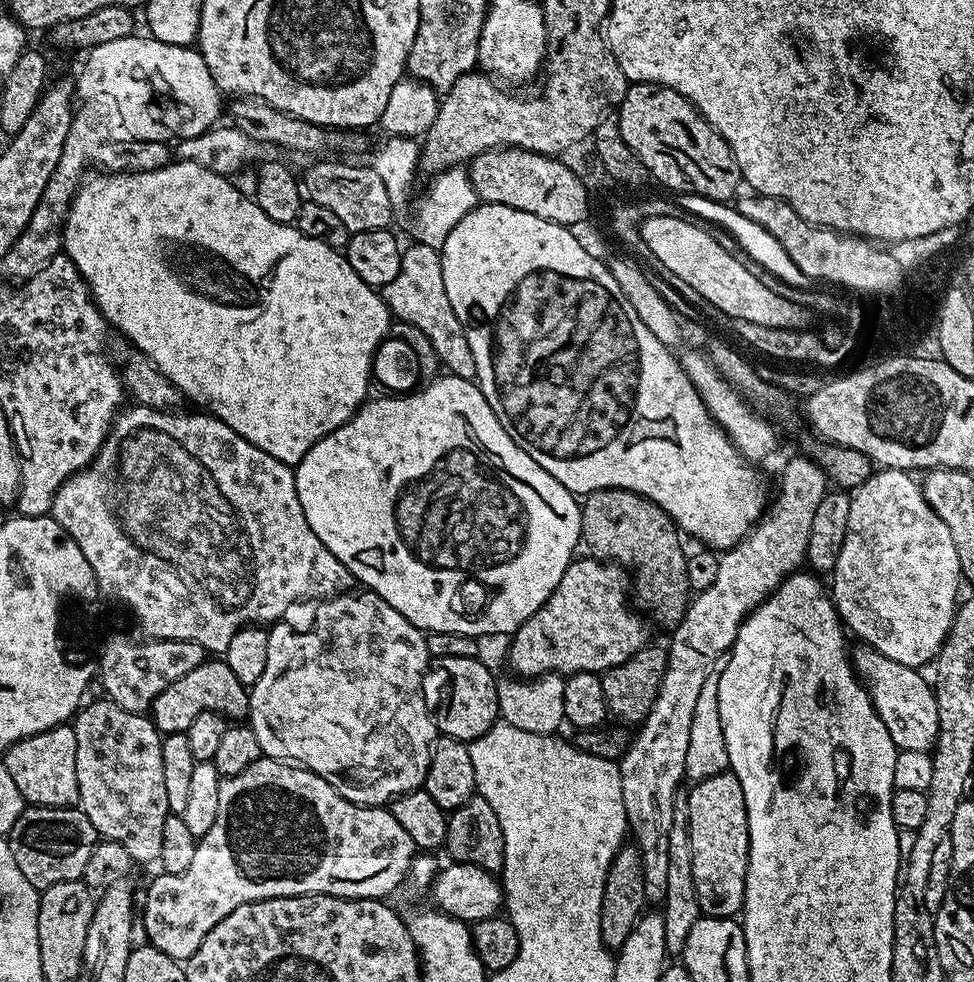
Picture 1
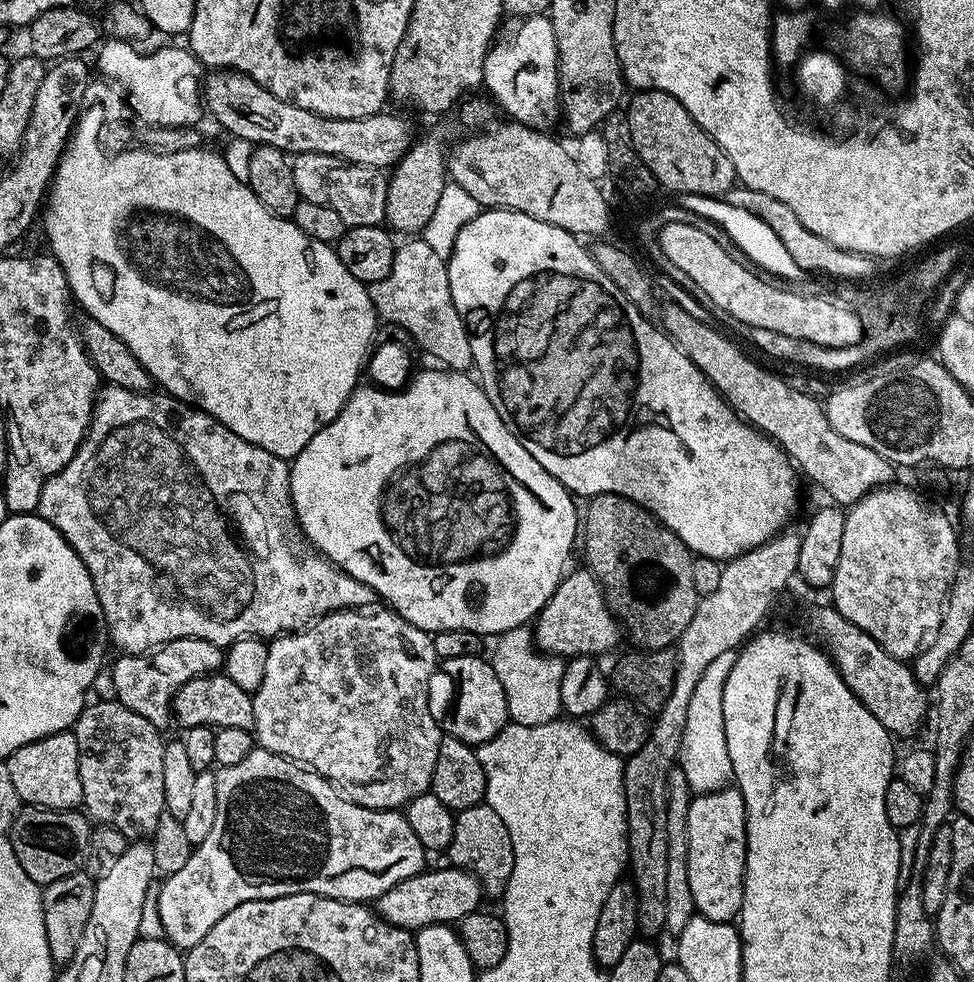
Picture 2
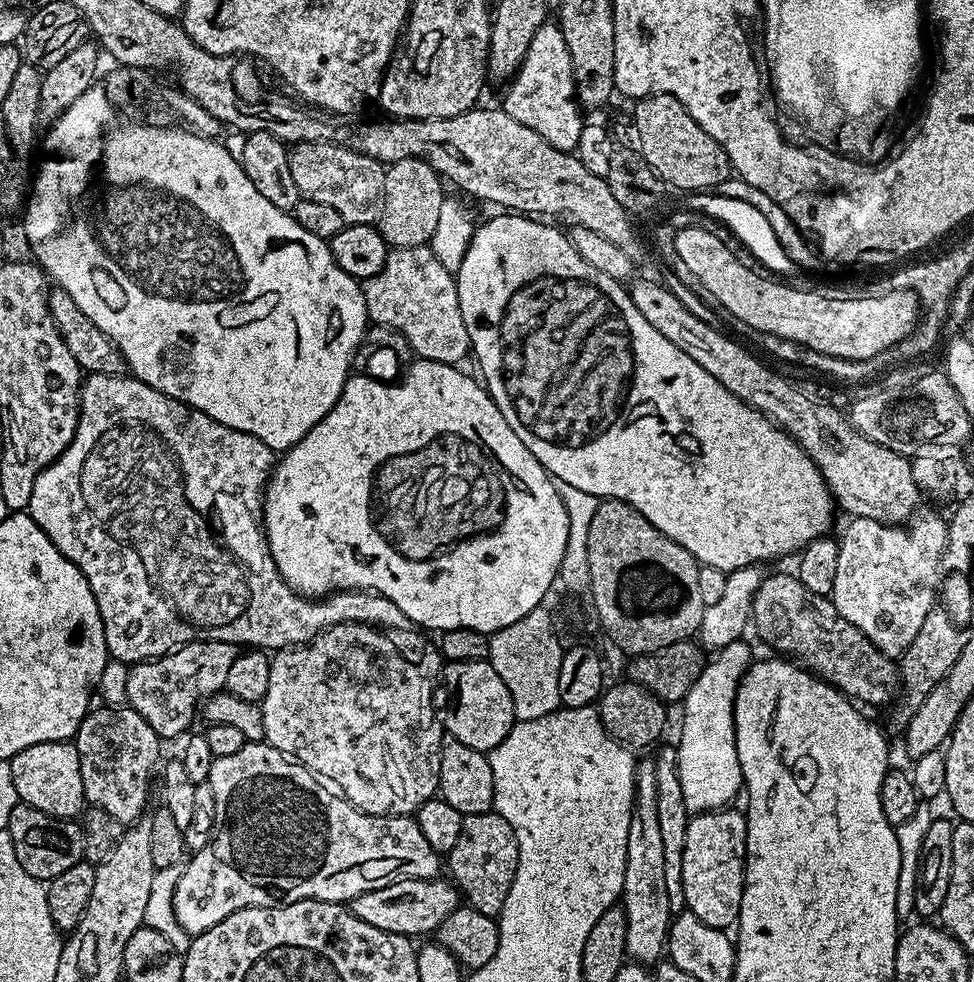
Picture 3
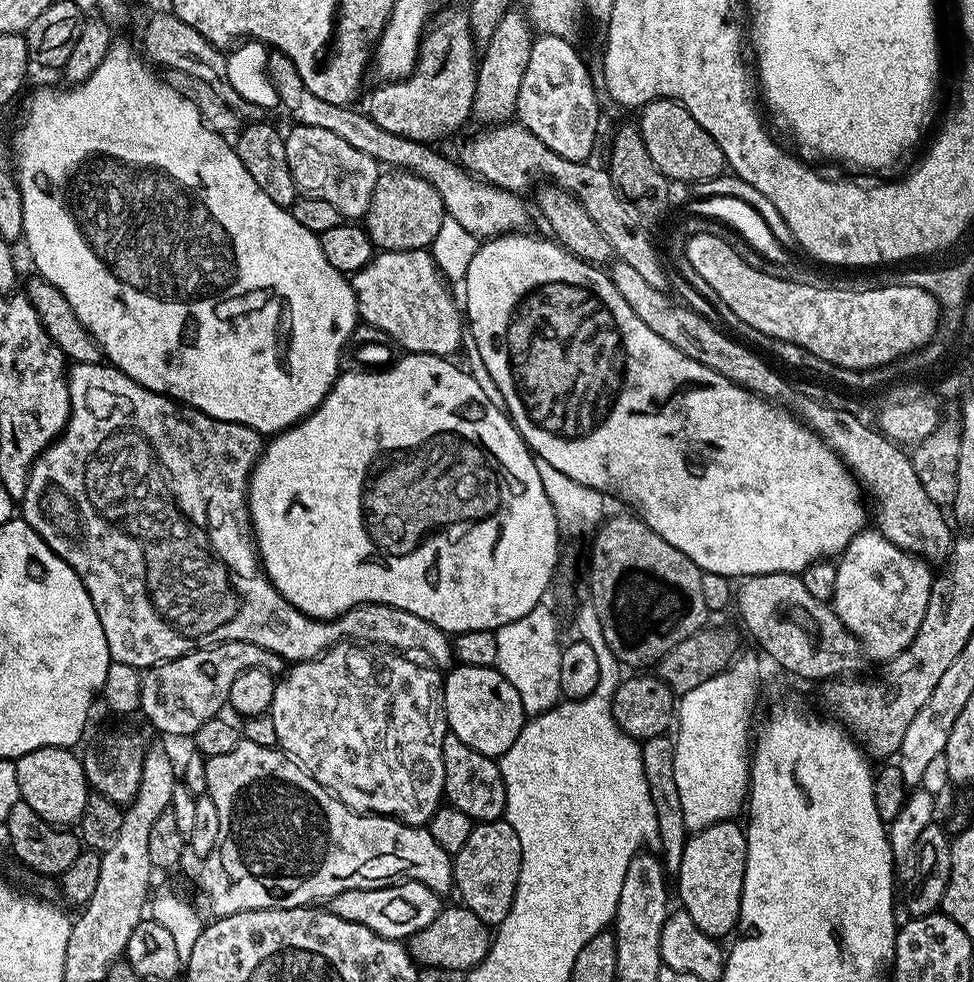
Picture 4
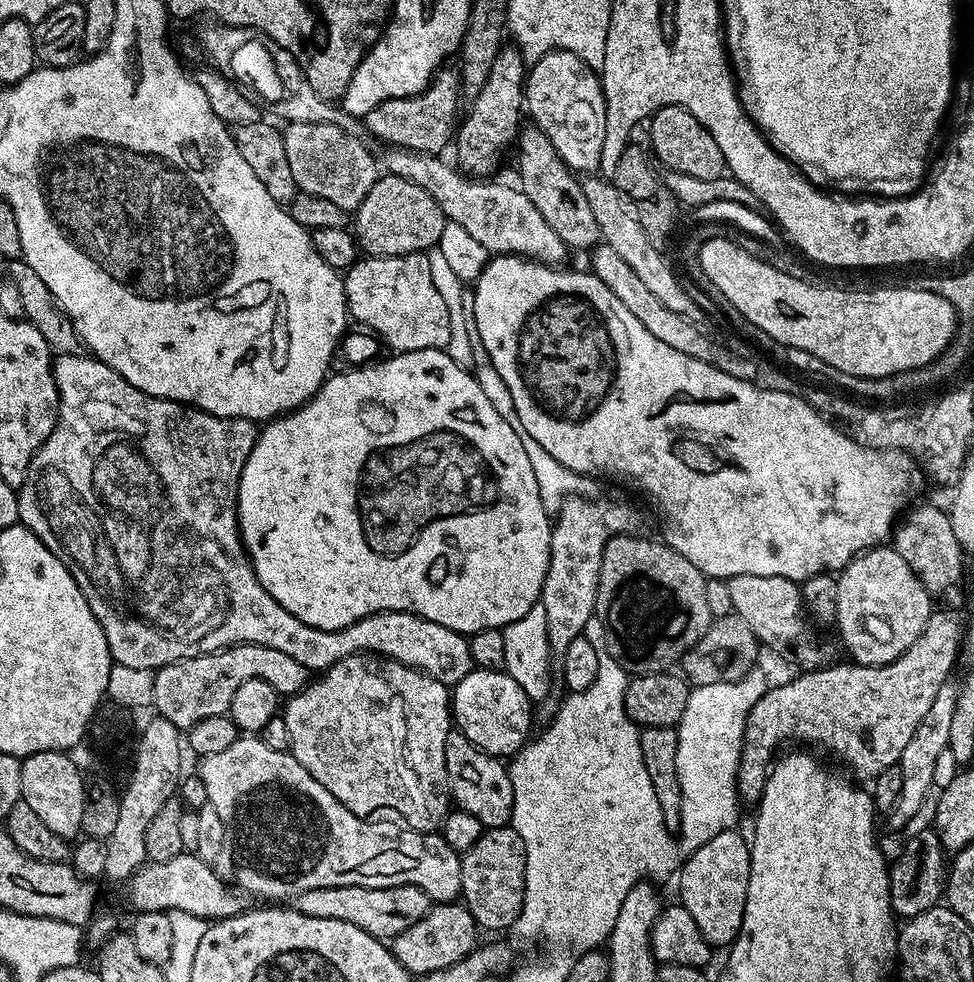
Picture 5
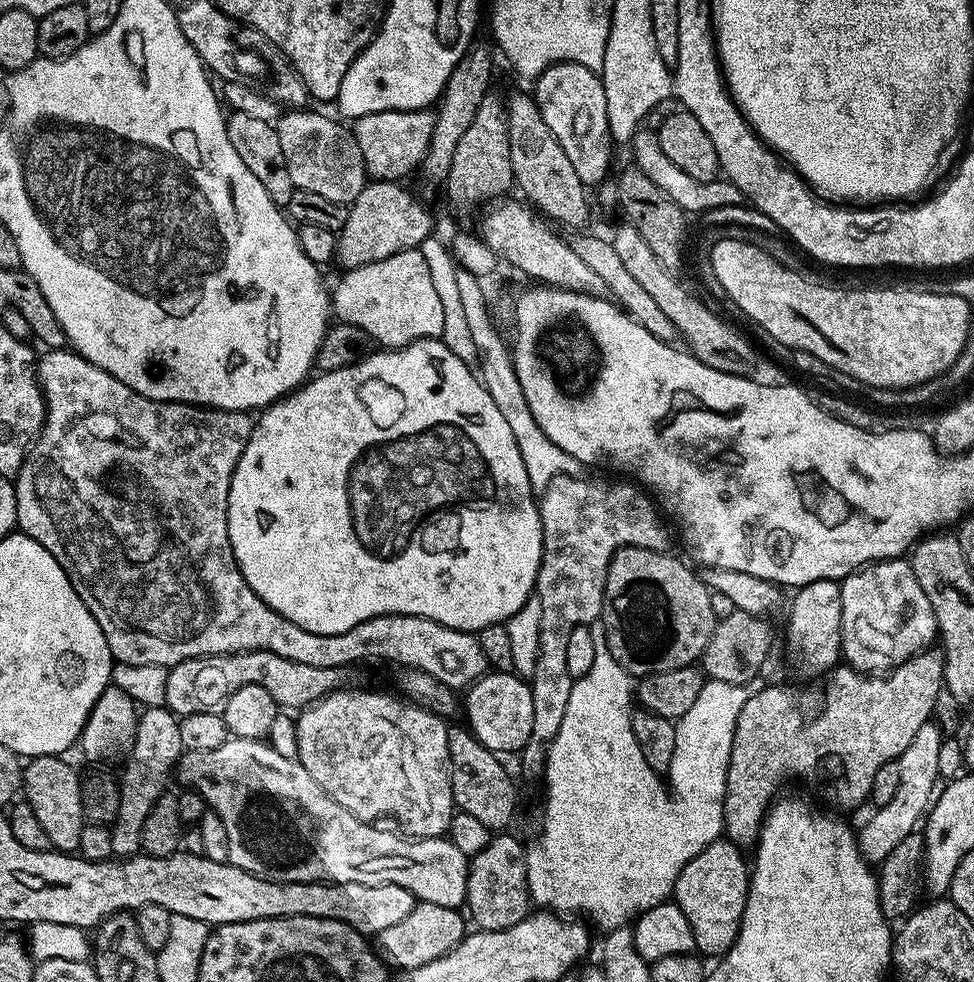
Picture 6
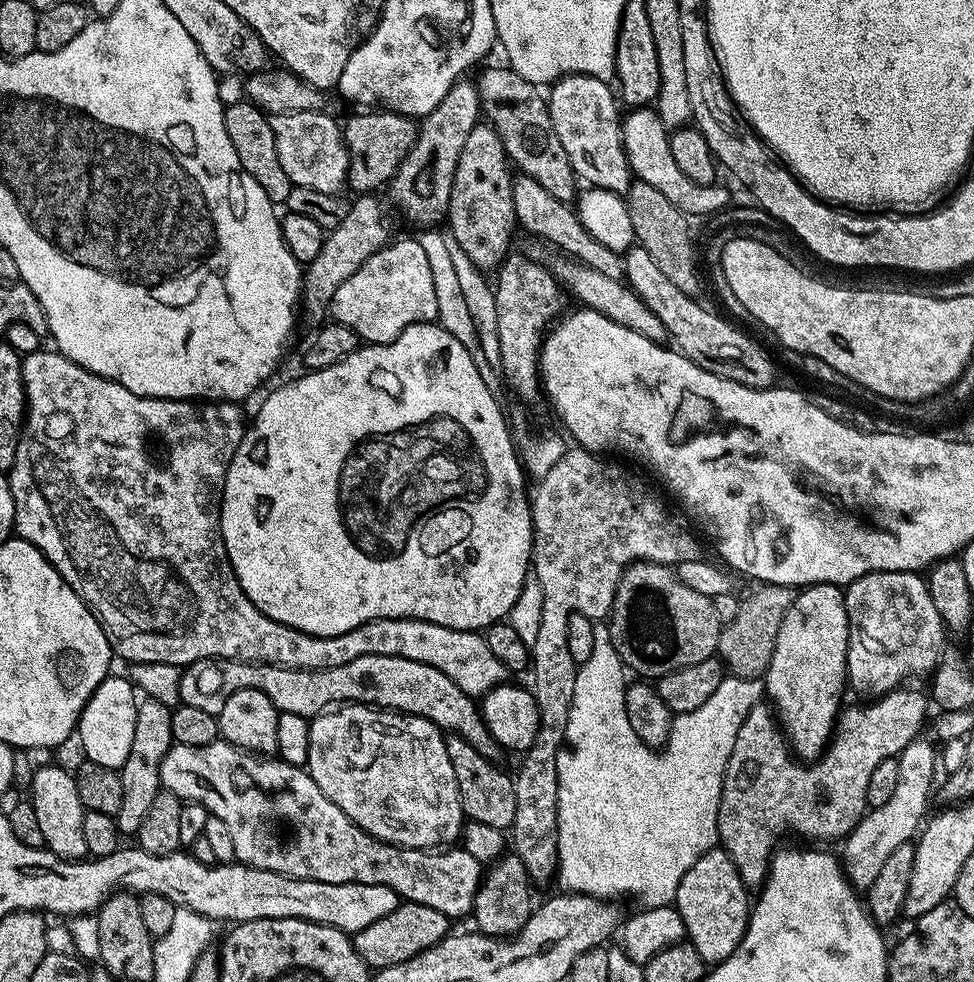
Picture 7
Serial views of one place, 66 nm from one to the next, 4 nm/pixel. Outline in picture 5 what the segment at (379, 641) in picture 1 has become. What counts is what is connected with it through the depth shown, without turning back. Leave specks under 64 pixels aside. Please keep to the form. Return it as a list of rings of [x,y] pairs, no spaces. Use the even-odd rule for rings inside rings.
[[[353,654],[347,656],[339,660],[338,663],[332,664],[323,674],[317,676],[320,677],[317,680],[315,677],[311,682],[305,684],[302,691],[297,692],[295,696],[287,697],[282,708],[286,730],[290,730],[290,751],[294,759],[315,780],[322,782],[322,786],[326,786],[326,790],[330,790],[330,794],[334,794],[334,798],[338,798],[338,802],[342,806],[349,808],[356,816],[368,818],[379,813],[376,812],[379,808],[389,808],[390,811],[397,812],[401,816],[399,819],[411,831],[436,832],[450,811],[450,793],[448,790],[448,775],[446,774],[446,738],[448,733],[453,731],[454,721],[450,715],[449,685],[438,682],[432,676],[427,676],[425,672],[412,667],[411,664],[403,664],[397,660],[391,660],[389,656],[379,654]]]

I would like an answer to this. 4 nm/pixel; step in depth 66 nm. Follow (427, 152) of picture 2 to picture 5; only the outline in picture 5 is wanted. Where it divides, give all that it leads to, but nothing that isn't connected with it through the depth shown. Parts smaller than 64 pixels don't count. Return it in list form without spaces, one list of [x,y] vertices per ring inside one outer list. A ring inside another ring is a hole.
[[[384,174],[376,179],[374,186],[370,186],[366,198],[362,198],[350,228],[359,251],[365,257],[405,256],[435,249],[442,238],[445,223],[442,206],[438,206],[422,186],[414,186],[414,182],[406,182],[401,176]]]

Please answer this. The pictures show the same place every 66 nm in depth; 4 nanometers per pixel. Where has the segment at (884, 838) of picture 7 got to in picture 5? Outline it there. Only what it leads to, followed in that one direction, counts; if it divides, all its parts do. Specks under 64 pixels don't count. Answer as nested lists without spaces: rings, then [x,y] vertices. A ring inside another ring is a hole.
[[[952,682],[940,687],[938,694],[934,698],[934,703],[930,705],[930,711],[927,712],[926,718],[922,718],[918,730],[914,730],[914,738],[910,738],[910,743],[906,745],[906,750],[902,750],[902,758],[898,765],[902,770],[902,794],[898,794],[896,807],[890,813],[892,824],[898,830],[903,829],[907,820],[916,813],[926,792],[933,789],[934,765],[938,754],[942,754],[942,750],[948,747],[950,714],[954,714],[956,709],[957,691],[957,685]]]

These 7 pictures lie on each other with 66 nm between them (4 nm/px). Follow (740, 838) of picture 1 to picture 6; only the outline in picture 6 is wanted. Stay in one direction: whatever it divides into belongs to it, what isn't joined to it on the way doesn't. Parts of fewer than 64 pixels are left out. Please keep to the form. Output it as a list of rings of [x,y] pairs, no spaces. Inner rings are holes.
[[[727,838],[715,840],[685,866],[682,874],[678,874],[674,902],[682,914],[686,914],[690,930],[694,930],[696,952],[705,957],[723,957],[740,933],[750,879],[749,861],[744,861],[740,852],[743,851]]]

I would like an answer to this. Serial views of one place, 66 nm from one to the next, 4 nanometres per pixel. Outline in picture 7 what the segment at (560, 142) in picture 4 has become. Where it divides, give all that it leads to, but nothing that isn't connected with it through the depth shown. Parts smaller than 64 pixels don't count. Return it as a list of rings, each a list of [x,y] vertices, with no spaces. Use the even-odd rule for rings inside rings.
[[[563,76],[561,80],[551,85],[546,99],[550,118],[554,122],[554,134],[558,134],[558,142],[562,142],[562,150],[566,150],[566,158],[570,158],[570,166],[577,177],[581,181],[589,180],[586,182],[594,188],[619,194],[627,193],[634,177],[624,153],[624,143],[620,133],[622,111],[620,112],[621,105],[618,103],[618,96],[613,85],[609,81],[589,76]]]

